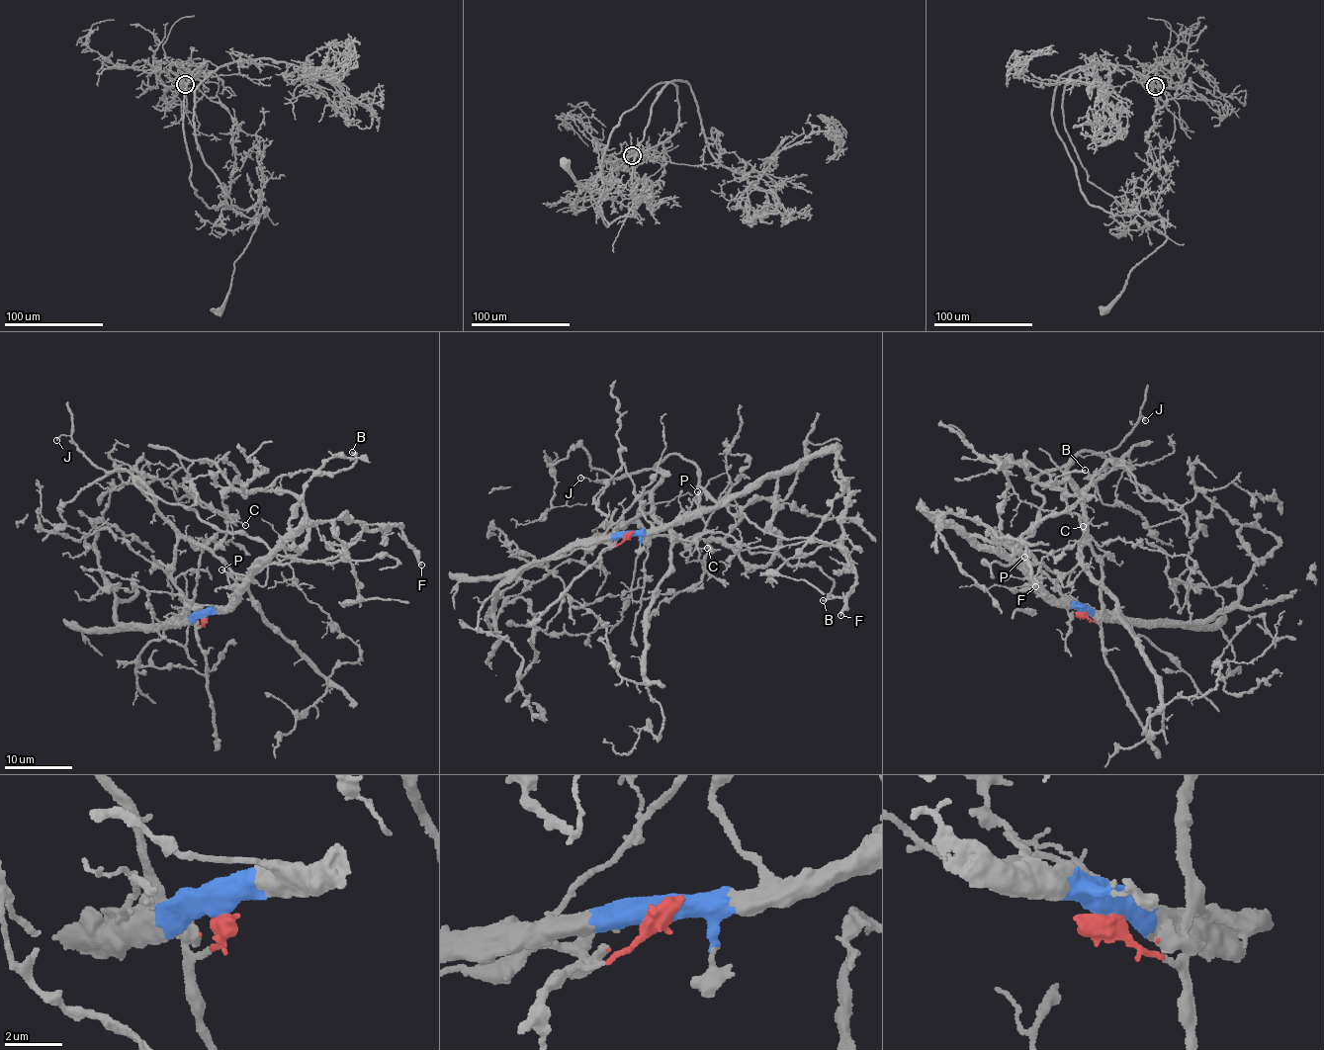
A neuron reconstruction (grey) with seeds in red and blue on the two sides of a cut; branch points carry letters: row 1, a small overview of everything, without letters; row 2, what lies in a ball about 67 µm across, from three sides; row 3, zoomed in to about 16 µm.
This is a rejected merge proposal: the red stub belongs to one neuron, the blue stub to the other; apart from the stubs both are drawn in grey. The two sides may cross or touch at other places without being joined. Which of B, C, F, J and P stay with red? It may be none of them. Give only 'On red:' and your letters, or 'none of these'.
On red: C, J

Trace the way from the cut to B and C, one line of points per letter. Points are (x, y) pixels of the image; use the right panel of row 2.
B: (1082, 612), (1064, 607), (974, 537), (1015, 546), (1087, 497), (1069, 480), (1051, 483), (1085, 470)
C: (1082, 612), (1093, 620), (1100, 614), (1101, 573), (1086, 530), (1082, 545), (1082, 521), (1089, 522), (1083, 525)

